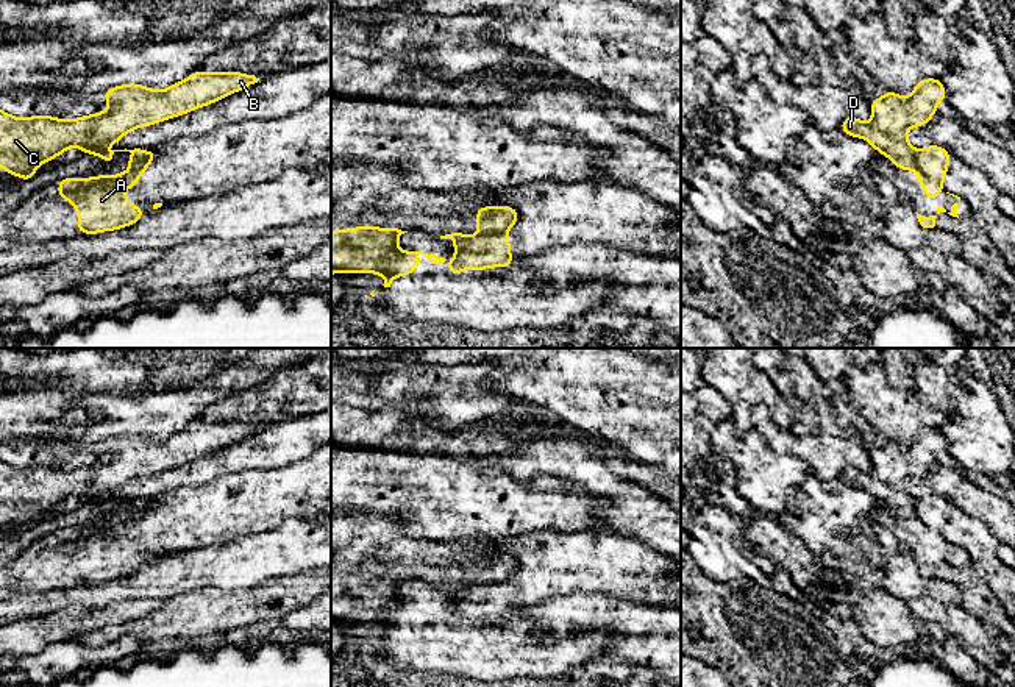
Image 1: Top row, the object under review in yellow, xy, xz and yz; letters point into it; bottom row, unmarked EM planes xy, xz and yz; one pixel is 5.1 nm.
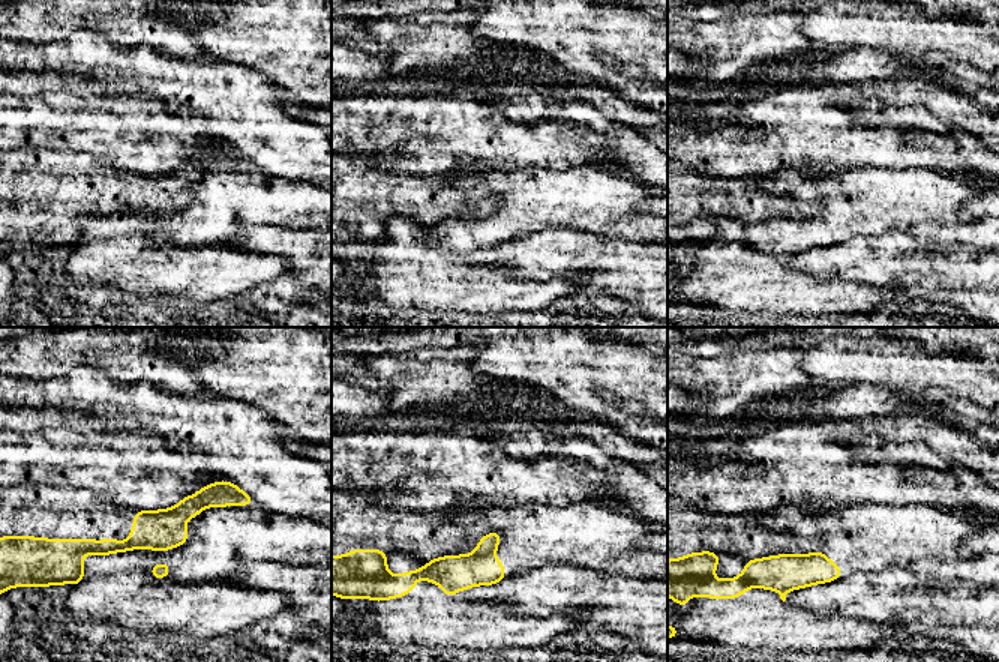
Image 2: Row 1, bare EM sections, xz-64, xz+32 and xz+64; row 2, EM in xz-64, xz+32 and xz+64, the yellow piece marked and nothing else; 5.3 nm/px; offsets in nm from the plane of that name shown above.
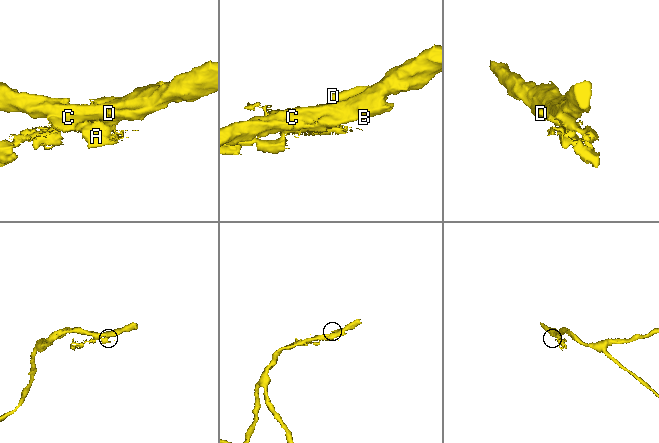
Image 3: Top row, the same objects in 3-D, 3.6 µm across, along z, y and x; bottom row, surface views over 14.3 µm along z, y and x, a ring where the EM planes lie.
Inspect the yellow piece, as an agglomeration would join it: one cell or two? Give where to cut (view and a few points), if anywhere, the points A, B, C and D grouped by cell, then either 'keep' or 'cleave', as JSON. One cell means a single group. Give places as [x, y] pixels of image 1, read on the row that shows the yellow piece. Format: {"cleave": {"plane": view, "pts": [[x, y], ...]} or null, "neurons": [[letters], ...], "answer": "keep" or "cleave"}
{"cleave": {"plane": "xy", "pts": [[153, 152], [139, 166], [128, 164]]}, "neurons": [["A"], ["B", "C", "D"]], "answer": "cleave"}

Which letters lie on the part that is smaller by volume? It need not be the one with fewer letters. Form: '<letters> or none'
A

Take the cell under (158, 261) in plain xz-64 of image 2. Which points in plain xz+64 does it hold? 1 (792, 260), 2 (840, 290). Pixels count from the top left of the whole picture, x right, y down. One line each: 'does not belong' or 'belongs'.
1: does not belong
2: belongs

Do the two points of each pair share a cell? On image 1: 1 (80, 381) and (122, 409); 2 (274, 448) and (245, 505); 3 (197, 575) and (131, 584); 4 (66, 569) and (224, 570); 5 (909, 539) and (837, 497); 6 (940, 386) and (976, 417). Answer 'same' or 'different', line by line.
1: different
2: different
3: same
4: different
5: different
6: same

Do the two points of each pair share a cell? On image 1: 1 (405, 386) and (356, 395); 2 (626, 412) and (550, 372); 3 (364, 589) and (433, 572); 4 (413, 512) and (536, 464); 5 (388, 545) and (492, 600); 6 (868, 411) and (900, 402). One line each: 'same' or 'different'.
1: same
2: same
3: same
4: same
5: different
6: same

